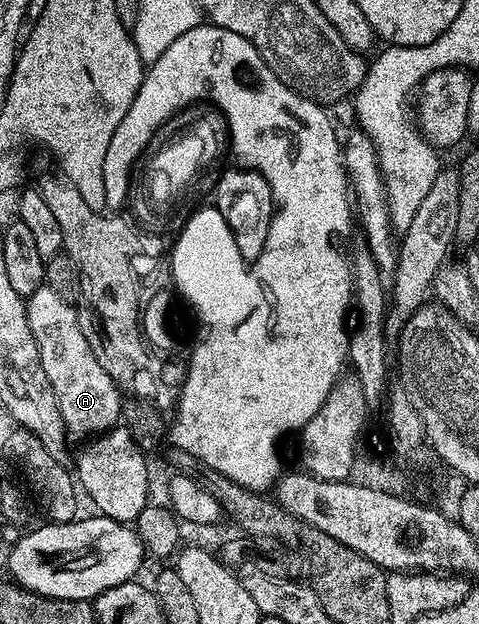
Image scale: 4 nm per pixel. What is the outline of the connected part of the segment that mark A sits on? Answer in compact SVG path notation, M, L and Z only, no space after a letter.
M44 284L30 295L26 303L26 315L40 354L44 376L48 376L48 384L52 384L67 435L98 436L118 426L124 414L123 395L118 383L108 376L108 372L104 372L104 368L100 368L100 360L92 356L88 340L84 340L84 332L80 332L77 309Z

